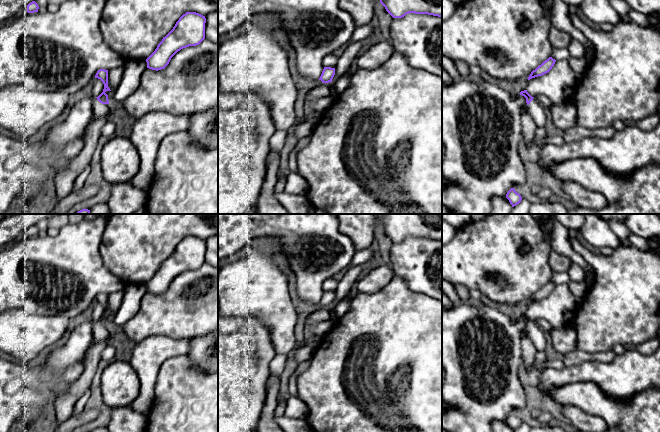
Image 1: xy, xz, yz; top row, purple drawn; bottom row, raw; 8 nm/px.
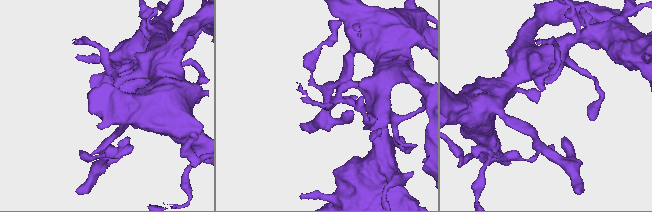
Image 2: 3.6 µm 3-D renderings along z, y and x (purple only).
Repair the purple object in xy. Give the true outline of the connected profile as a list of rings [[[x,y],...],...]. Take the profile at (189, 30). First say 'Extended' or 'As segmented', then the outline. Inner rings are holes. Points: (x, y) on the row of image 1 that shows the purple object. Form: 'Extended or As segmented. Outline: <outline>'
As segmented. Outline: [[[199,13],[183,14],[173,29],[163,37],[155,51],[146,59],[147,68],[156,71],[164,69],[178,51],[199,45],[205,39],[205,23],[205,16]]]

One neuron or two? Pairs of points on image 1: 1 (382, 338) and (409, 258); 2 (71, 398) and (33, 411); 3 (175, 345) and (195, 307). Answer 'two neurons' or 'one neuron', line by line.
1: two neurons
2: two neurons
3: two neurons

